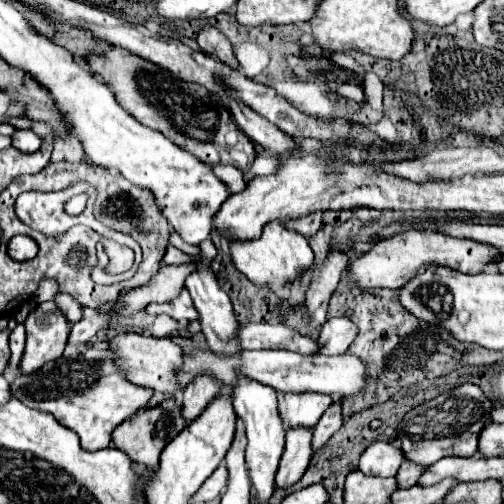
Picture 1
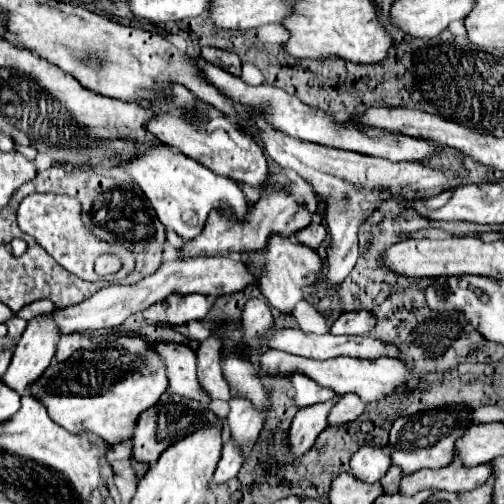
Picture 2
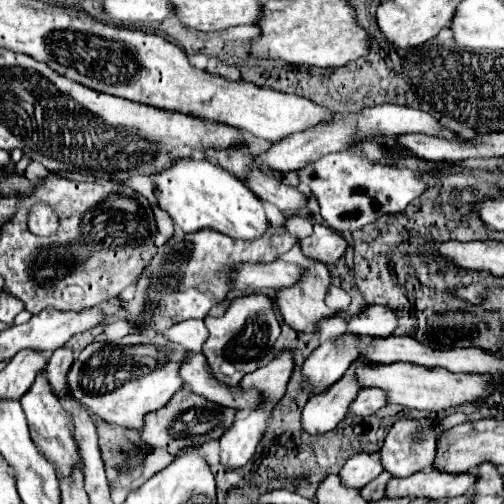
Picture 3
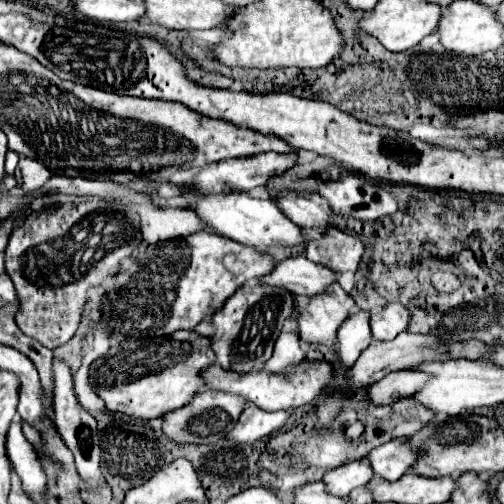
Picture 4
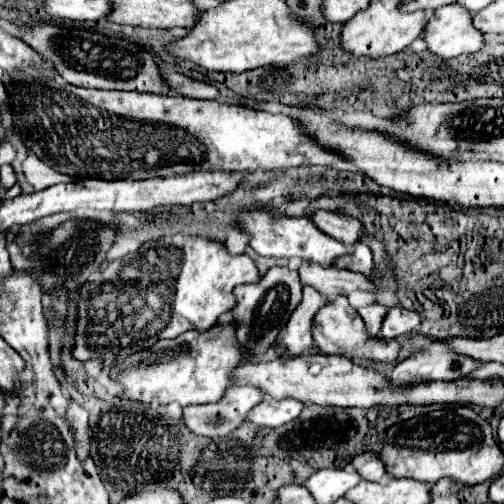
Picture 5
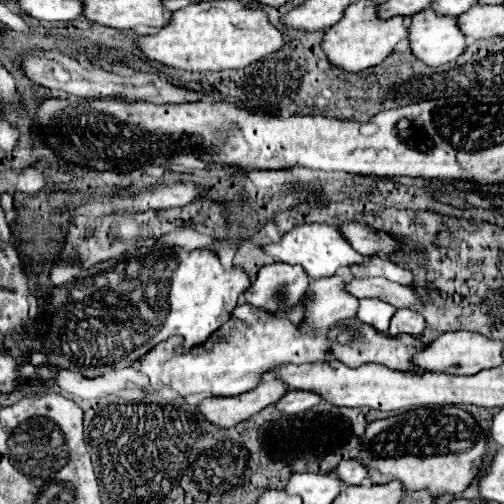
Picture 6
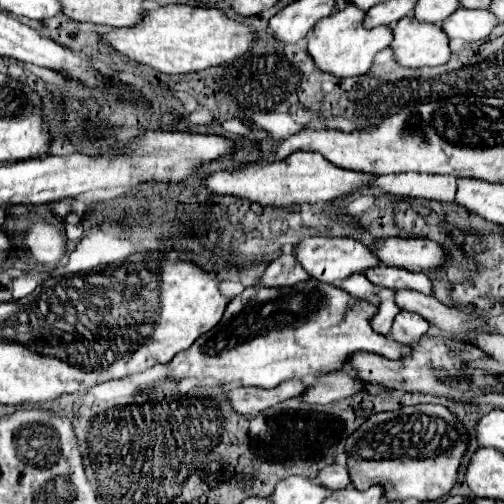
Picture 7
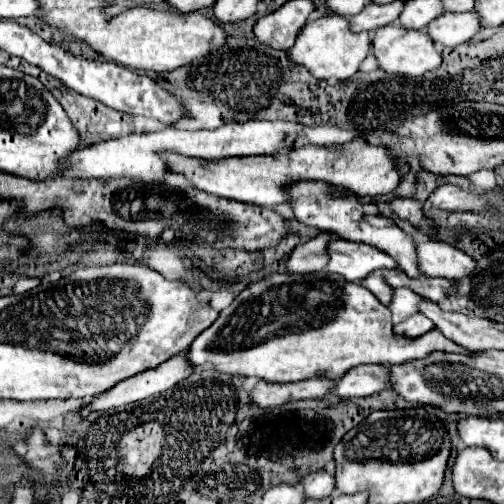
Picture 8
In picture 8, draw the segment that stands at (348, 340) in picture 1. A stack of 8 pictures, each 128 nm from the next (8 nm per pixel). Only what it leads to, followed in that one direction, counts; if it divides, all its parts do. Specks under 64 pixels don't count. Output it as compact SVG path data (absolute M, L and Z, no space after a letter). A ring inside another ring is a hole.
M414 314L410 318L406 318L404 322L394 326L396 336L406 336L406 338L418 338L424 336L426 332L430 332L434 328L432 320L428 320L424 314Z

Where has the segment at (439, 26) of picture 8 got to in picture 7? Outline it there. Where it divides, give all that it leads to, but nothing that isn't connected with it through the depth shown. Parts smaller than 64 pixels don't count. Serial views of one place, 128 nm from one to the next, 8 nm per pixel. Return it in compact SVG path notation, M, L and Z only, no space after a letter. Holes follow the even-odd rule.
M458 8L458 12L454 12L442 22L444 32L448 32L448 38L462 38L466 42L488 38L496 26L498 18L490 10L470 8Z

